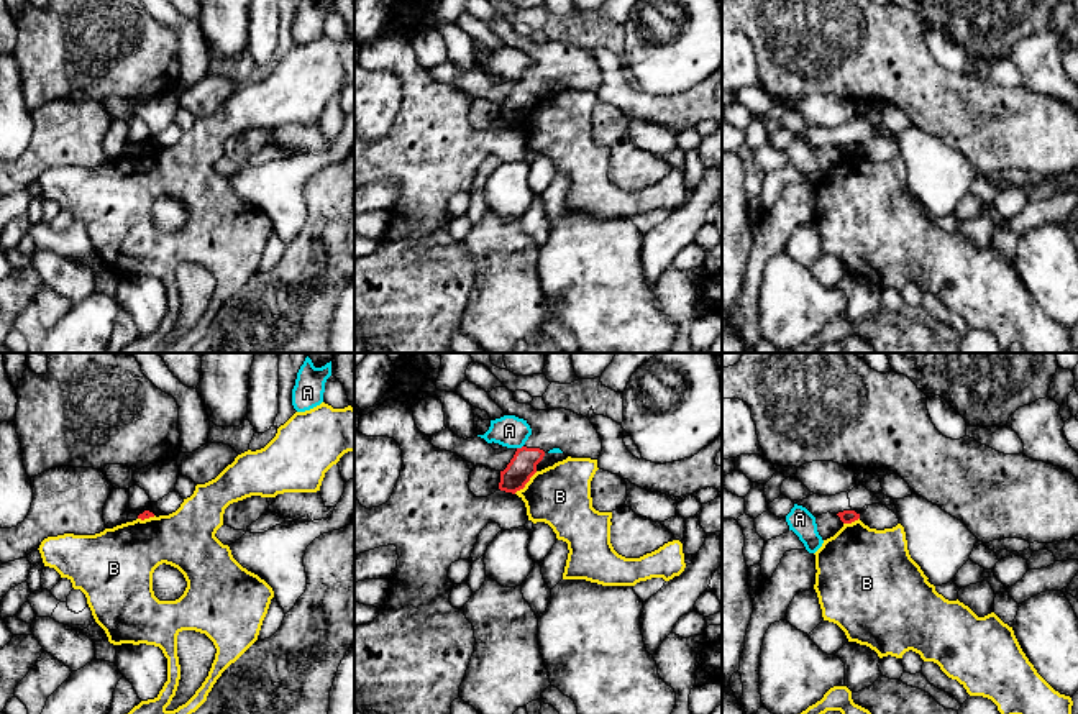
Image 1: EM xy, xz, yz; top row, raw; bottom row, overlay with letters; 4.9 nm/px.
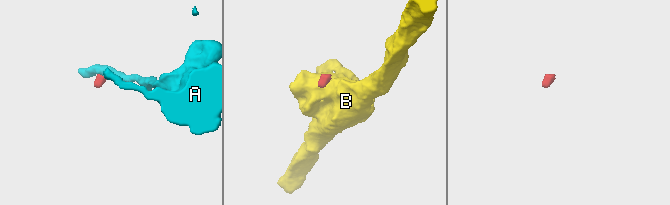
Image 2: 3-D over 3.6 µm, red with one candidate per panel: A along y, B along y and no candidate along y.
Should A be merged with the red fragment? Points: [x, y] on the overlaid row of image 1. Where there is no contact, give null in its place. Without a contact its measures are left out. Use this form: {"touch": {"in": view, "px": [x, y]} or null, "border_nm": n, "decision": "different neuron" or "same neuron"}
{"touch": {"in": "xz", "px": [519, 448]}, "border_nm": 40, "decision": "different neuron"}

